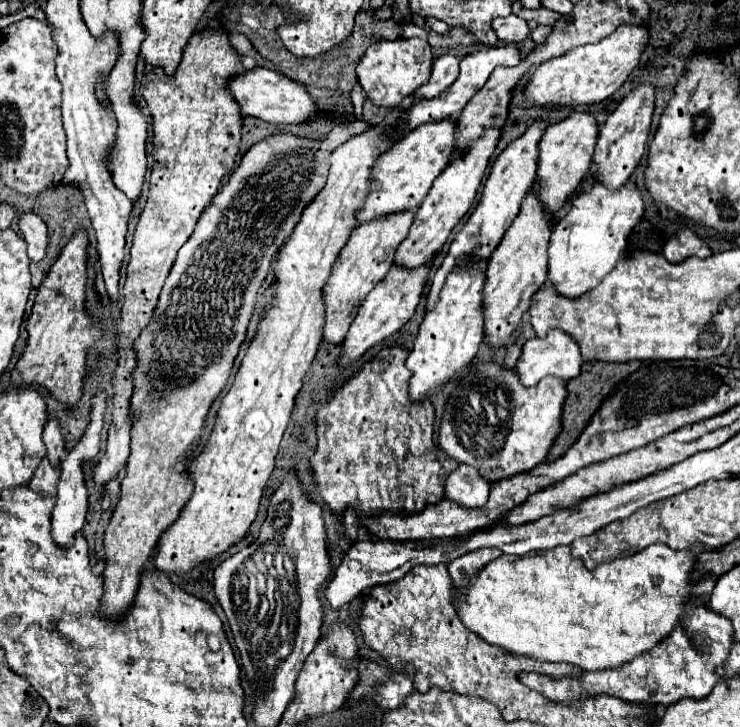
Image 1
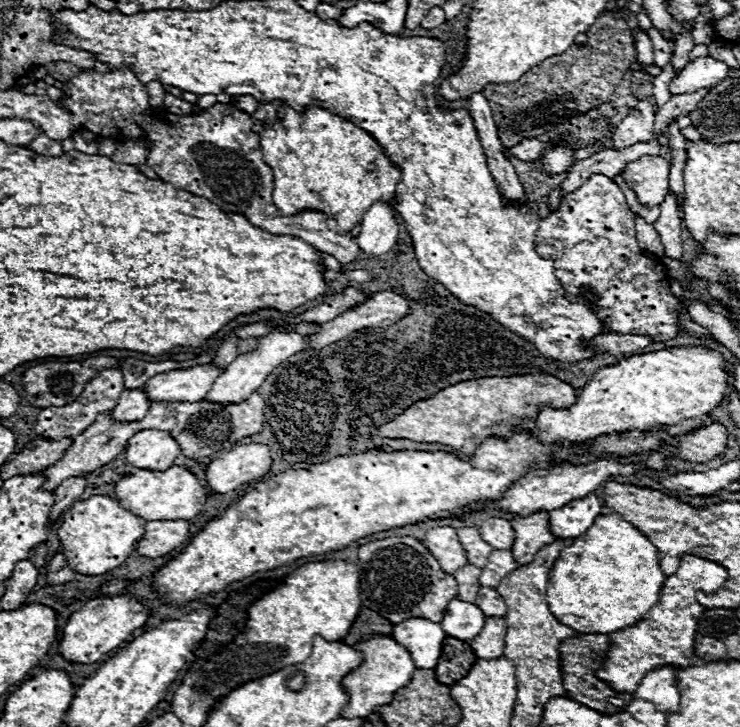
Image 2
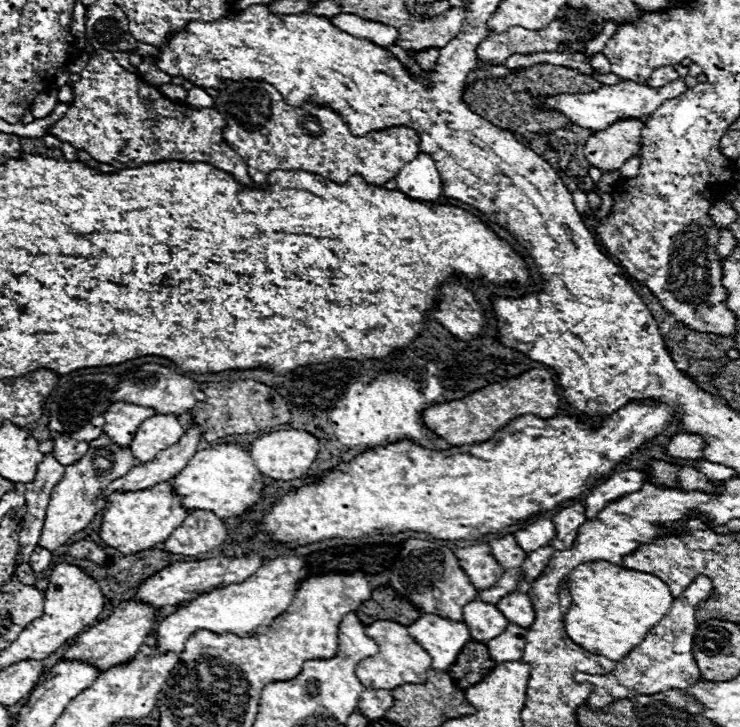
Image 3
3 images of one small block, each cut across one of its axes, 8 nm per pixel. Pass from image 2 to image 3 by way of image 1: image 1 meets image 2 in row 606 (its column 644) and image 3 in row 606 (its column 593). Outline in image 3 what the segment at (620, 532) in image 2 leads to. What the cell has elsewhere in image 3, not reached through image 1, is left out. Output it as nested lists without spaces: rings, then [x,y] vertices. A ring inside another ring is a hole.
[[[588,562],[576,566],[564,588],[568,588],[572,598],[572,606],[564,616],[568,638],[584,650],[614,662],[622,660],[644,640],[644,636],[668,614],[674,600],[668,584],[658,576],[626,570],[610,562]]]

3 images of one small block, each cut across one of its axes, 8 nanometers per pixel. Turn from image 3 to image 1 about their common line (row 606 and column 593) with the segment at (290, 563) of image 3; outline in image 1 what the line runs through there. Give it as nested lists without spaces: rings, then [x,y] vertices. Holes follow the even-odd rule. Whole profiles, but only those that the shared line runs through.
[[[594,180],[590,190],[582,188],[572,198],[568,214],[558,220],[552,232],[548,248],[548,280],[554,288],[568,298],[578,298],[598,286],[626,250],[628,236],[640,222],[642,214],[644,200],[636,184],[624,184],[618,190],[608,190],[602,182]]]

